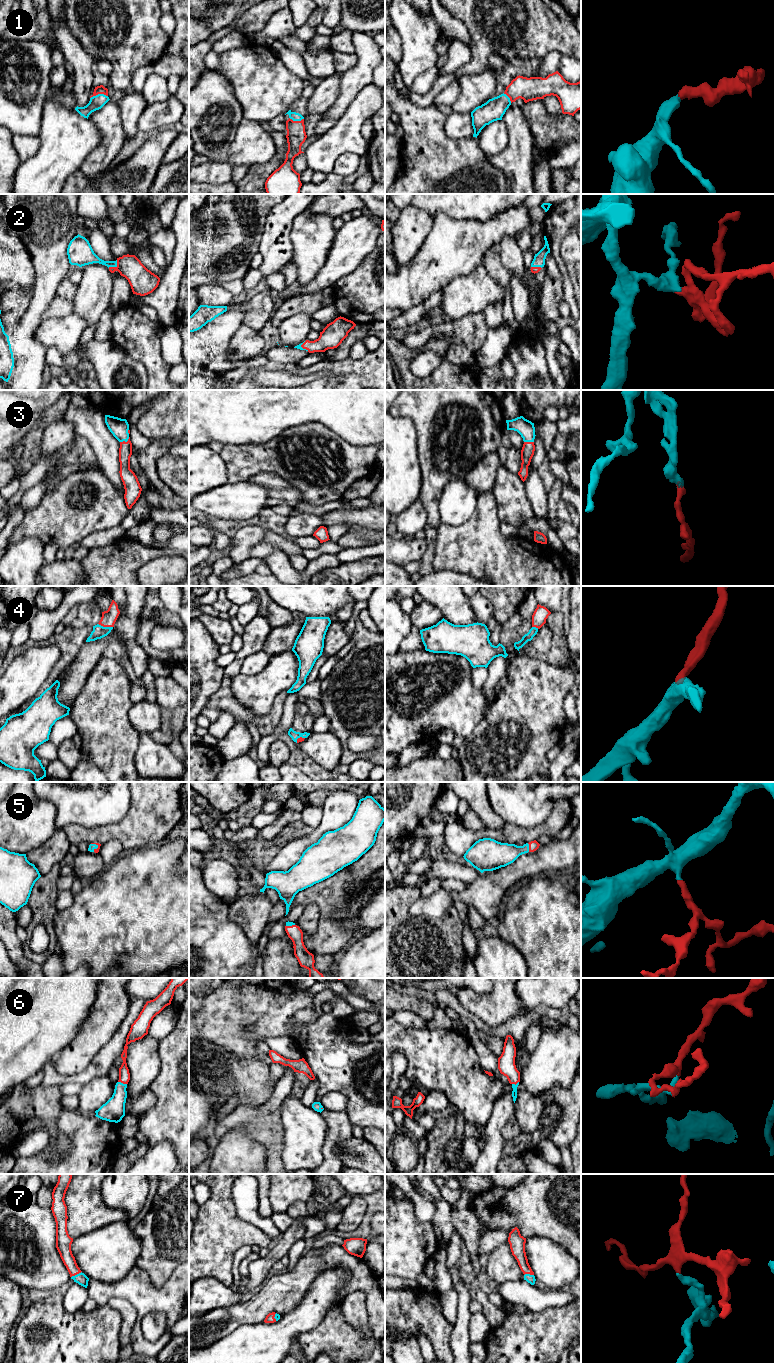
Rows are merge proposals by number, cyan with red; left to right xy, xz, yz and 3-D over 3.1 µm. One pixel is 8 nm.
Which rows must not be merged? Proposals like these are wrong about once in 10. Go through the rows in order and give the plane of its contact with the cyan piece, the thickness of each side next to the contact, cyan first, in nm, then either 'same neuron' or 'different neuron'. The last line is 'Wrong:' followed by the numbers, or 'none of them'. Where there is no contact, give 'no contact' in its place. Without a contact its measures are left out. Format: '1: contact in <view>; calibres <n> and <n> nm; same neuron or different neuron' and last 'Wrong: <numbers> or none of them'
1: contact in xy; calibres 110 and 70 nm; same neuron
2: contact in xy; calibres 150 and 200 nm; same neuron
3: contact in xy; calibres 150 and 110 nm; same neuron
4: contact in xy; calibres 100 and 120 nm; same neuron
5: contact in yz; calibres 200 and 80 nm; same neuron
6: contact in xy; calibres 180 and 100 nm; same neuron
7: contact in xy; calibres 90 and 110 nm; same neuron
Wrong: none of them

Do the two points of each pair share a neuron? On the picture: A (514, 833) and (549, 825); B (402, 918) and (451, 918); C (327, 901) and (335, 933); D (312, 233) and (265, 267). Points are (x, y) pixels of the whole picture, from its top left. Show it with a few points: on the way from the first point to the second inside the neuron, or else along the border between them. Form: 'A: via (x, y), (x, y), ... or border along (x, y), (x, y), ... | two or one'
A: via (523, 833), (534, 833), (540, 830) | one
B: via (414, 925), (439, 925) | one
C: via (328, 909), (328, 919), (334, 925) | one
D: border along (293, 223), (289, 235), (292, 246), (291, 260) | two

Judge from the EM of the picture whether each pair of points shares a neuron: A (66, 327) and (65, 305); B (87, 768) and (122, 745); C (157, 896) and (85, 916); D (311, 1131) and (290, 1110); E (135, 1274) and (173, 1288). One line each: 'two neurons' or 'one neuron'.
A: two neurons
B: two neurons
C: one neuron
D: one neuron
E: one neuron

